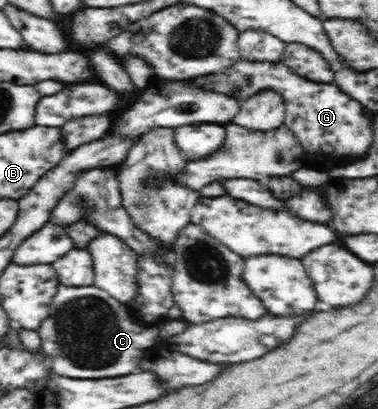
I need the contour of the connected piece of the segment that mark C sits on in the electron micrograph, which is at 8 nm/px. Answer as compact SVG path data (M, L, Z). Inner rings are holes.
M59 283L52 298L48 318L38 328L41 339L41 353L53 364L52 373L71 379L105 379L138 372L140 362L150 356L150 348L155 345L160 326L146 326L136 323L124 303L116 300L102 289L92 285L71 287Z

